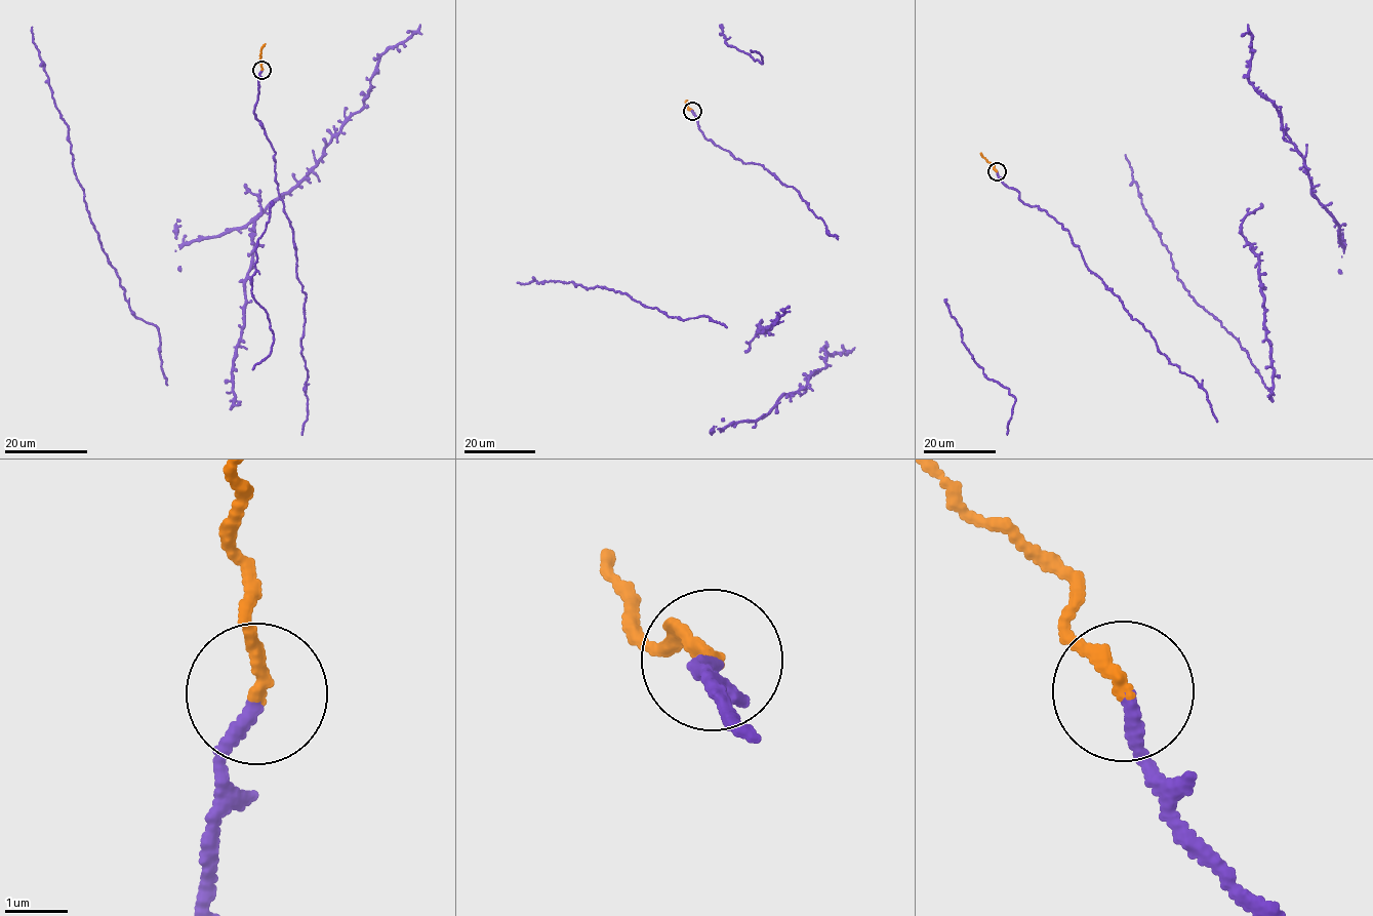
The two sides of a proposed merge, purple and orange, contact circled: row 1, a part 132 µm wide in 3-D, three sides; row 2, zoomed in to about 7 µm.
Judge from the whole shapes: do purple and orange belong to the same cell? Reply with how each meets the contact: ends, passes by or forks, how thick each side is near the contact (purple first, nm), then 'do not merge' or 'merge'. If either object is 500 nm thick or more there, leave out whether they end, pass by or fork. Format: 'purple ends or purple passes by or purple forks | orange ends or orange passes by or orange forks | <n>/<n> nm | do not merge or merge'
purple ends | orange ends | 200/200 nm | merge

